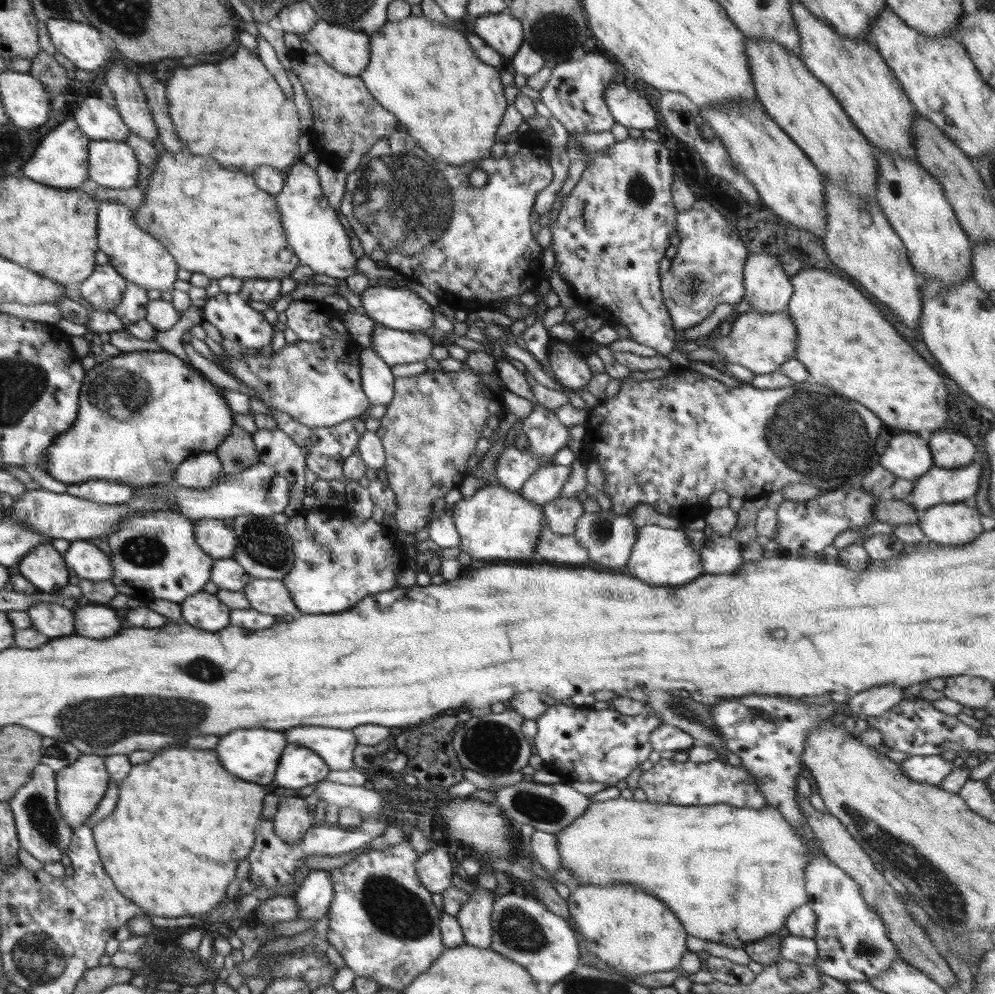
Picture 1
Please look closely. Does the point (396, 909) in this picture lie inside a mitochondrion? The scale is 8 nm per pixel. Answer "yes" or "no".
yes

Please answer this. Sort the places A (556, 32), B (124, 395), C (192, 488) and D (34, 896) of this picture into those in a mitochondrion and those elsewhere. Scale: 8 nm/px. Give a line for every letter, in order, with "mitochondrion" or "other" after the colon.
A: mitochondrion
B: mitochondrion
C: other
D: other

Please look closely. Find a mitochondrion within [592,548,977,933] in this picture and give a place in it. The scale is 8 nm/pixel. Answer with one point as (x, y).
(941, 893)

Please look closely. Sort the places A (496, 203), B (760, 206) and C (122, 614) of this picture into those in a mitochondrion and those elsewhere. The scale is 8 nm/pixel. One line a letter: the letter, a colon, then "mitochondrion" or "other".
A: other
B: other
C: other

